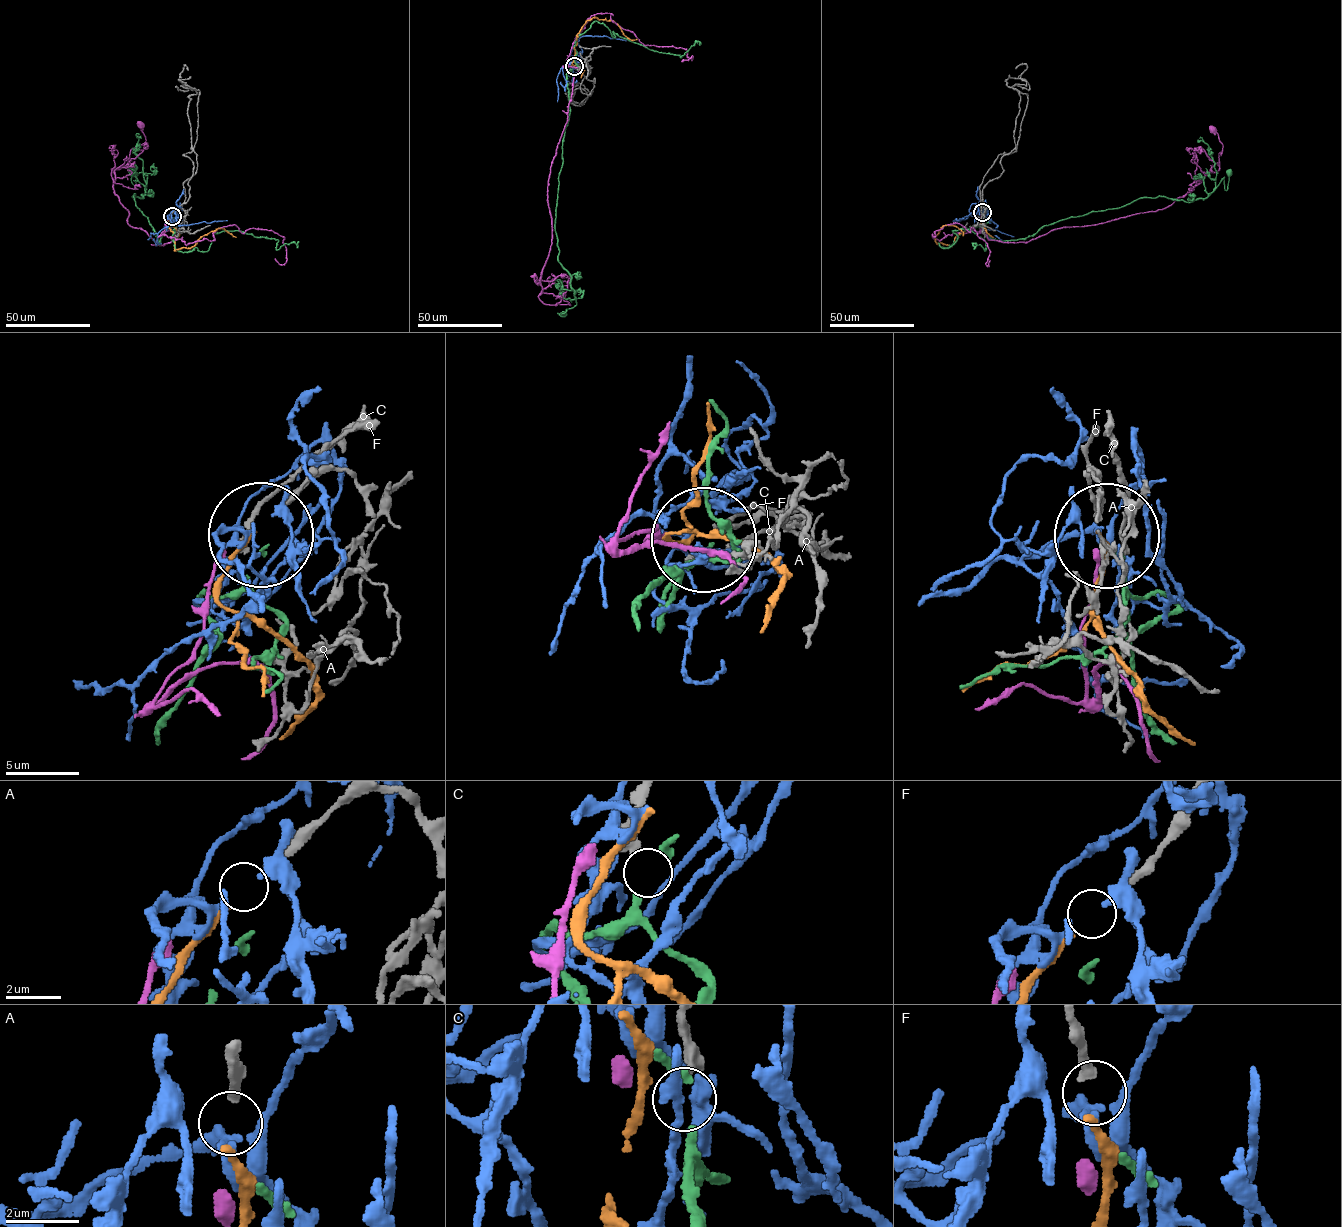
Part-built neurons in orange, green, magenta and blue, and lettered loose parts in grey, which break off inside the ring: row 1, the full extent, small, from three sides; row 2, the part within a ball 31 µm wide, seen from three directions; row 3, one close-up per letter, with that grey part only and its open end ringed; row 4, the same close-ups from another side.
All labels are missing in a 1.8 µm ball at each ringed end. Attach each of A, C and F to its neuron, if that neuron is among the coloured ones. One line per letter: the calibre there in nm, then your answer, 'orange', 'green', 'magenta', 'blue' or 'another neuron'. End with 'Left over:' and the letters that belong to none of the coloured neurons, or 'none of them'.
A: calibre 220 nm; blue
C: calibre 400 nm; another neuron
F: calibre 280 nm; orange
Left over: C

